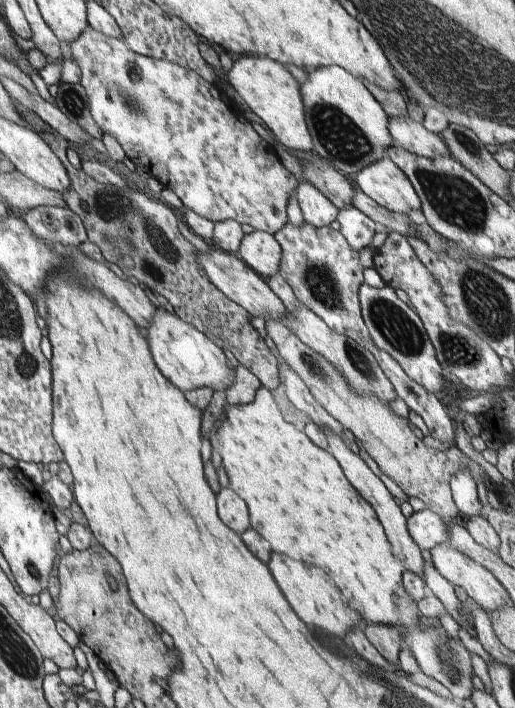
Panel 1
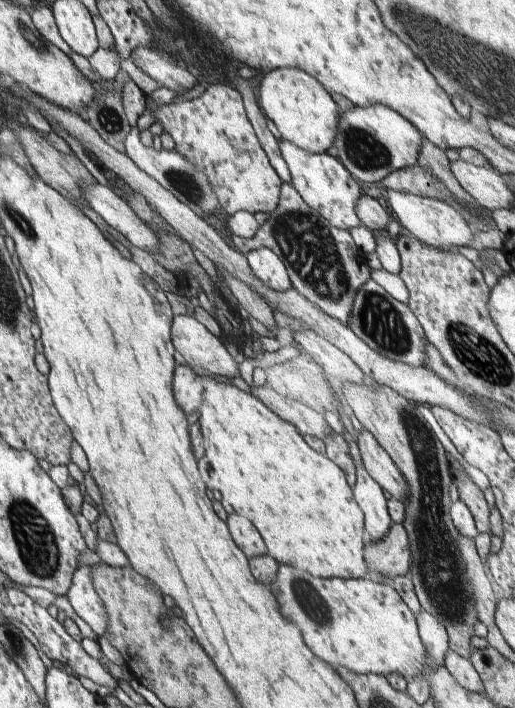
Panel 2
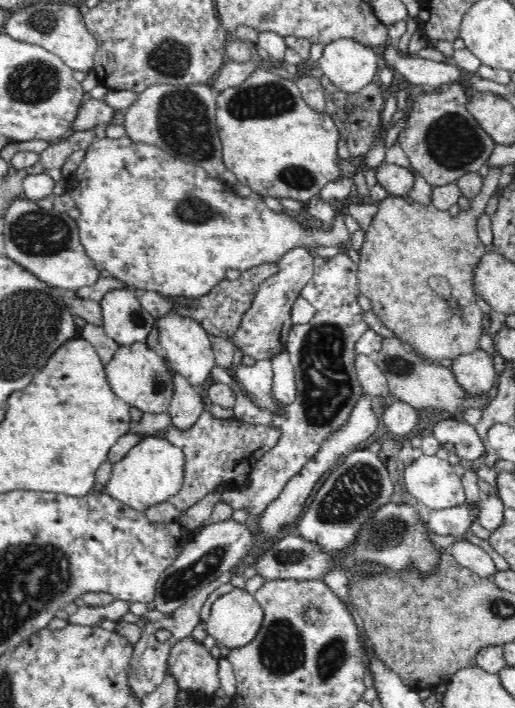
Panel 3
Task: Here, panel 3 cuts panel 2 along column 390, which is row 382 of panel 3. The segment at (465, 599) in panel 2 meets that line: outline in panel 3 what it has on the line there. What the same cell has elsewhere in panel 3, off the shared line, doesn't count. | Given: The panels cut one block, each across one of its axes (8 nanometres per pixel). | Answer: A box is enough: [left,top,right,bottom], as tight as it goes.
[370,338,491,415]

